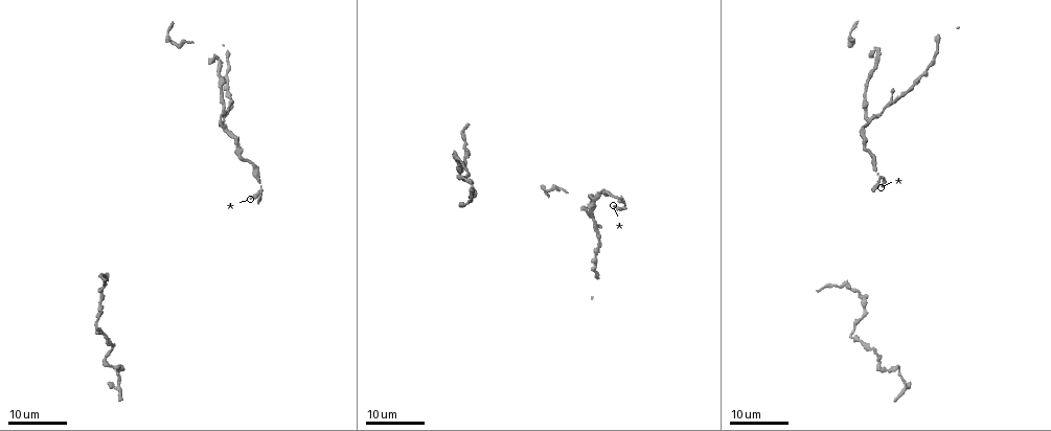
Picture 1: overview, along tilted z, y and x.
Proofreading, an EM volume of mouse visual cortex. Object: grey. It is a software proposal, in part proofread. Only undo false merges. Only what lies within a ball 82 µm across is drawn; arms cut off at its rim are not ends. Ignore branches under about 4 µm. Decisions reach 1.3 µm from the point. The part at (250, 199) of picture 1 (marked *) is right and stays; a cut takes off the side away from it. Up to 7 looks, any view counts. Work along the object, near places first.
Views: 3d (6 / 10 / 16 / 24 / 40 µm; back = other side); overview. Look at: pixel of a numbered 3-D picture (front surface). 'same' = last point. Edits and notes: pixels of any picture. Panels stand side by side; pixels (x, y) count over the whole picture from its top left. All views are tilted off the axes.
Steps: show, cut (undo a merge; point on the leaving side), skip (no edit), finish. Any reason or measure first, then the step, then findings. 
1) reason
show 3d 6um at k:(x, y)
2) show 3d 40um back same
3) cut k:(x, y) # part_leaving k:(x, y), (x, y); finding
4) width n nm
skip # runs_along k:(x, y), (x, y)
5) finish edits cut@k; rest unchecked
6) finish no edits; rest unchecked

sudden change in width
show 3d 16um at 1:(897, 366)

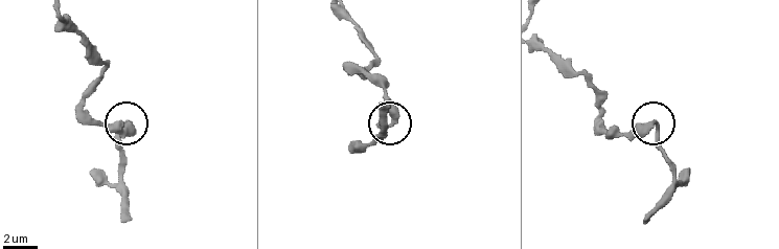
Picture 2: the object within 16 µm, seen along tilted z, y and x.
show 3d 10um at 2:(657, 128)

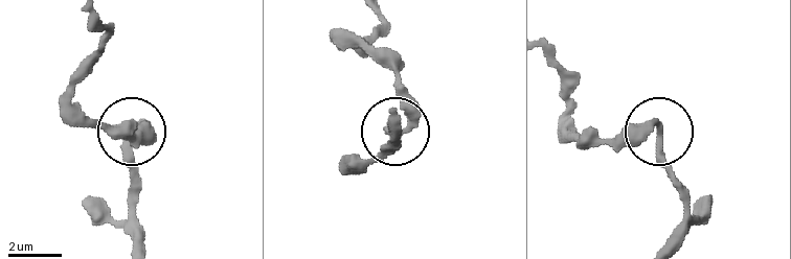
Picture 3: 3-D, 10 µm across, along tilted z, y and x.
other side
show 3d 10um back at 3:(657, 130)

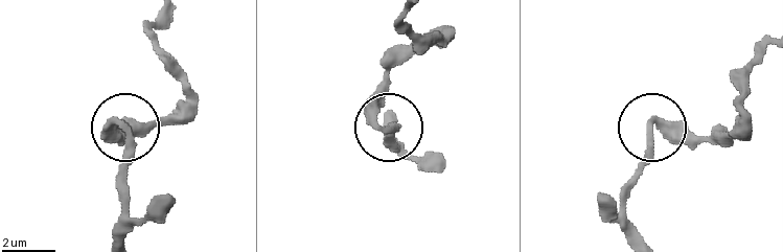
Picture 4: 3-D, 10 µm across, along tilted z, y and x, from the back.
width 300 nm
skip # all the same cell

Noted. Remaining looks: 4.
thick turns thin
show 3d 24um at 1:(94, 325)

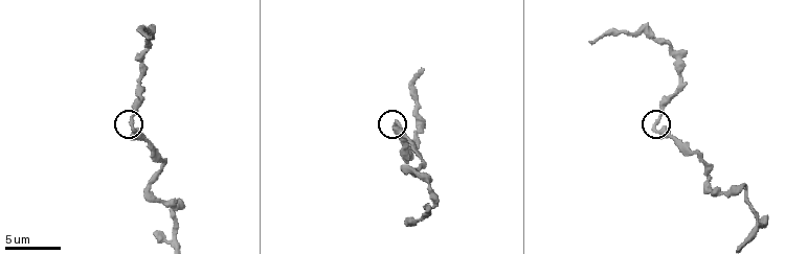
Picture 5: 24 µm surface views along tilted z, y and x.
zoom in
show 3d 10um at 5:(131, 125)

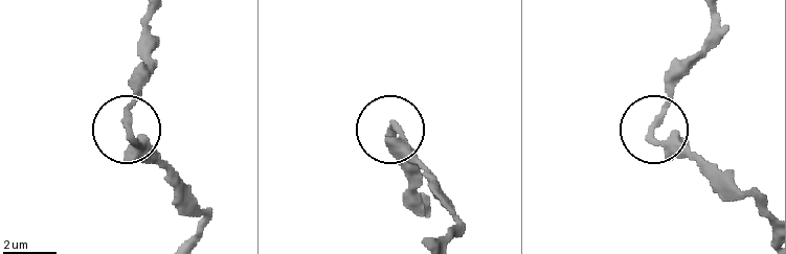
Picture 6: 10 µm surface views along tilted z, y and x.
skip # one cell here

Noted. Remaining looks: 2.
show 3d 6um at 5:(421, 124)

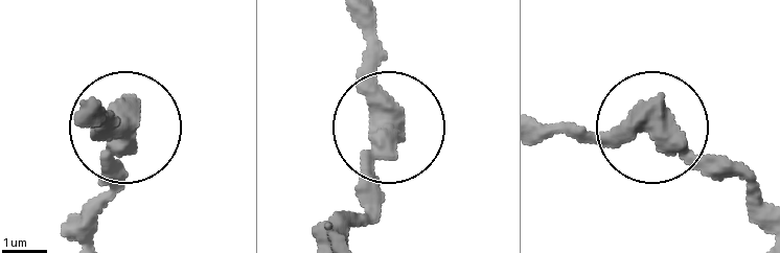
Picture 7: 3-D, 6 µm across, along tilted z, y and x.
side_arm 5 um
skip # all the same cell

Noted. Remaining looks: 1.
finish no edits; rest unchecked

